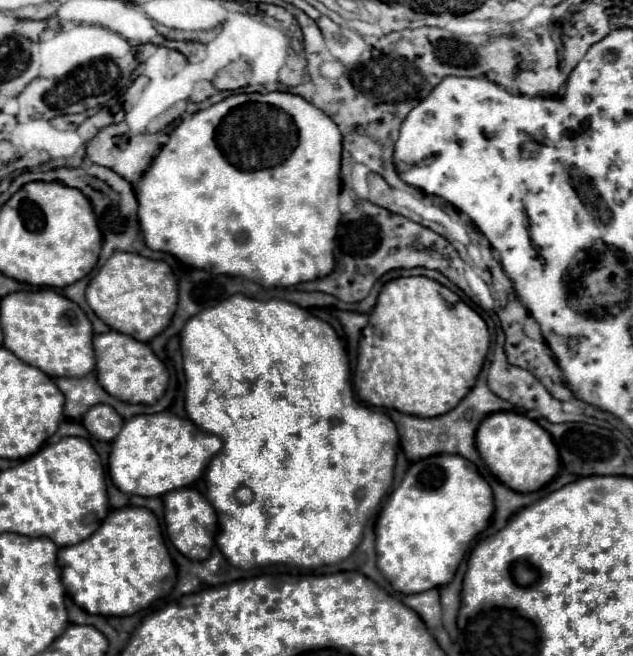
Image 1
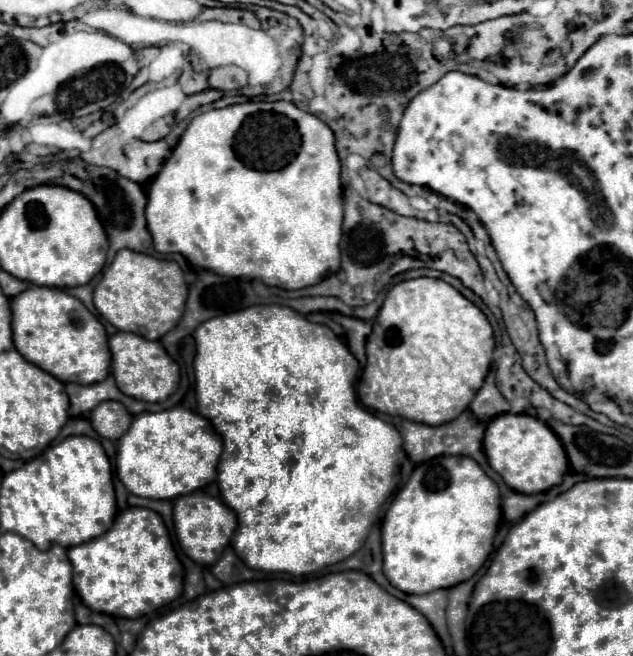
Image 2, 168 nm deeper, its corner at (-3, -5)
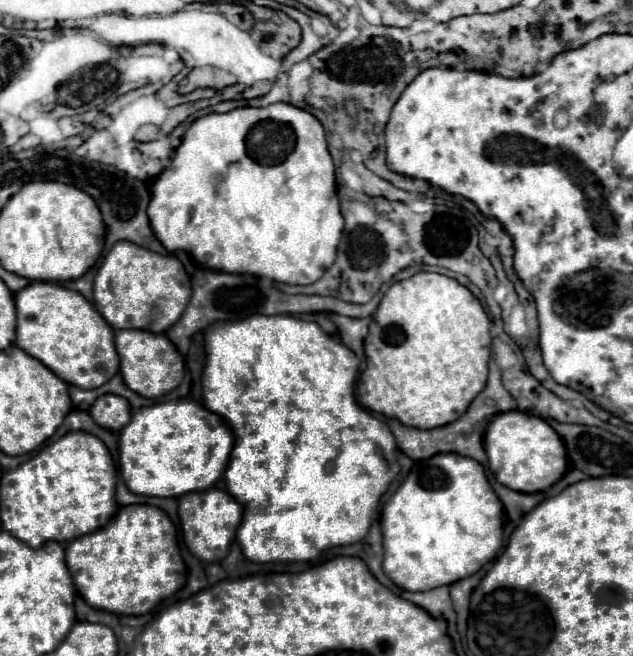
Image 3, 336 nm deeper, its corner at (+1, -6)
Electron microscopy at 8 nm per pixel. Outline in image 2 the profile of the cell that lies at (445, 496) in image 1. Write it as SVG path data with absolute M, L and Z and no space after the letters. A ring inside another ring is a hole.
M438 456L418 464L384 516L384 576L406 594L452 588L472 578L484 564L498 522L500 492L478 462L468 456Z

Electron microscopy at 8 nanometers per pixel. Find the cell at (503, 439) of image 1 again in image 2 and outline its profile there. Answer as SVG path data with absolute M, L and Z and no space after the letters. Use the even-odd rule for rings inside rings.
M500 414L496 416L484 436L484 452L494 472L498 472L504 482L522 494L546 492L562 482L568 470L568 458L556 434L538 418L528 414Z

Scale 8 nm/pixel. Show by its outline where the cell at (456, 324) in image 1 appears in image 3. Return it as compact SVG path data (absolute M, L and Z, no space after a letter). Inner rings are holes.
M420 271L404 281L398 281L390 287L390 291L382 297L376 313L374 313L374 321L376 325L372 325L368 339L364 341L366 368L360 375L360 385L357 385L357 398L366 409L372 409L376 413L382 413L386 417L394 417L398 421L402 421L408 427L416 427L416 429L434 429L446 423L456 421L460 415L464 415L464 411L468 409L468 405L472 403L472 399L484 389L486 379L488 379L488 357L490 357L490 319L484 313L482 303L464 287L460 285L456 279L450 279L446 275L440 273L428 273L428 271Z

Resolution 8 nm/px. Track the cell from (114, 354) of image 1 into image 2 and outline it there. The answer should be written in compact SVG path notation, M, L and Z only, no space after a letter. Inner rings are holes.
M116 332L110 338L108 346L112 352L112 376L120 392L124 392L126 396L142 402L164 402L176 390L180 380L180 368L166 354L160 342L150 342L130 332Z

